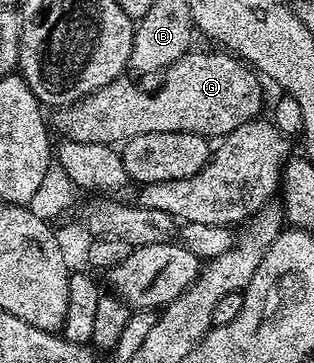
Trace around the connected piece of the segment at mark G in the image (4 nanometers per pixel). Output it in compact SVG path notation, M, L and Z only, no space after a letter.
M189 50L178 62L164 69L159 77L160 85L153 92L139 88L131 75L119 76L114 82L102 86L94 94L82 98L77 104L59 109L56 117L51 117L50 124L61 133L63 139L74 142L98 142L99 144L119 145L121 142L133 140L142 134L158 134L159 132L189 132L205 138L223 138L238 130L246 122L257 119L264 108L264 88L261 77L239 56L227 51L196 52Z

